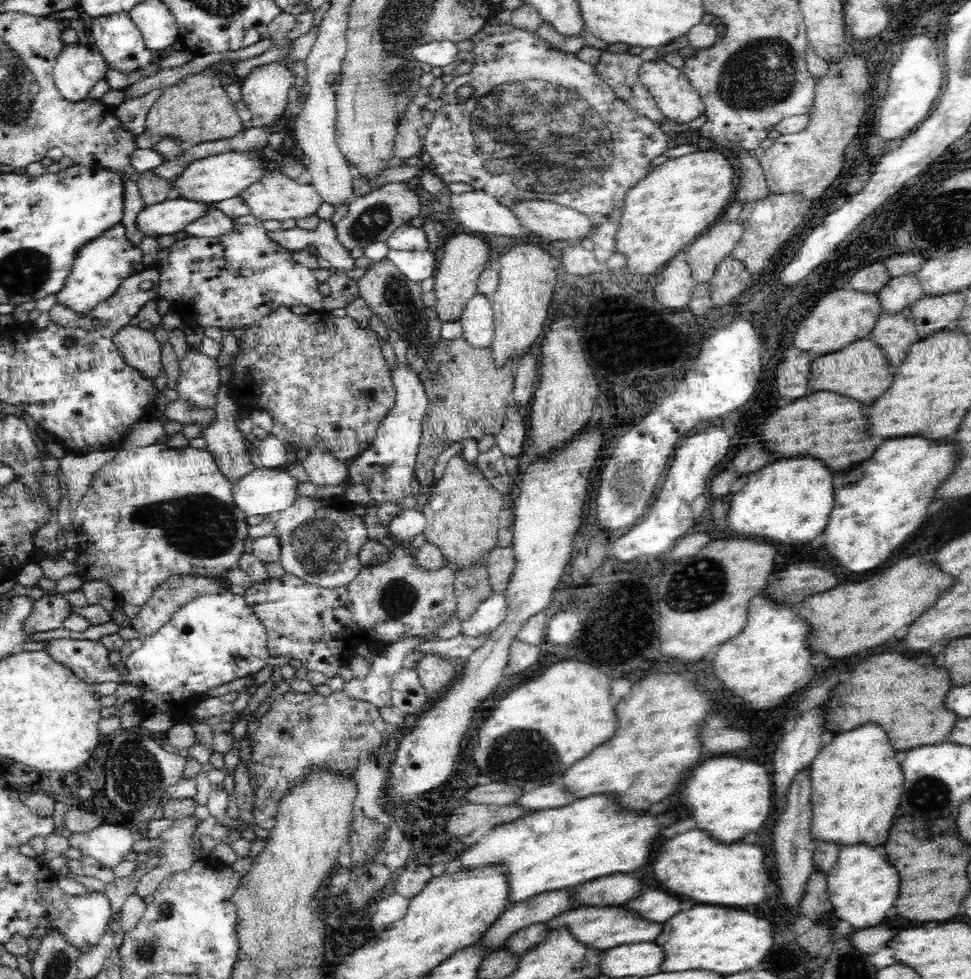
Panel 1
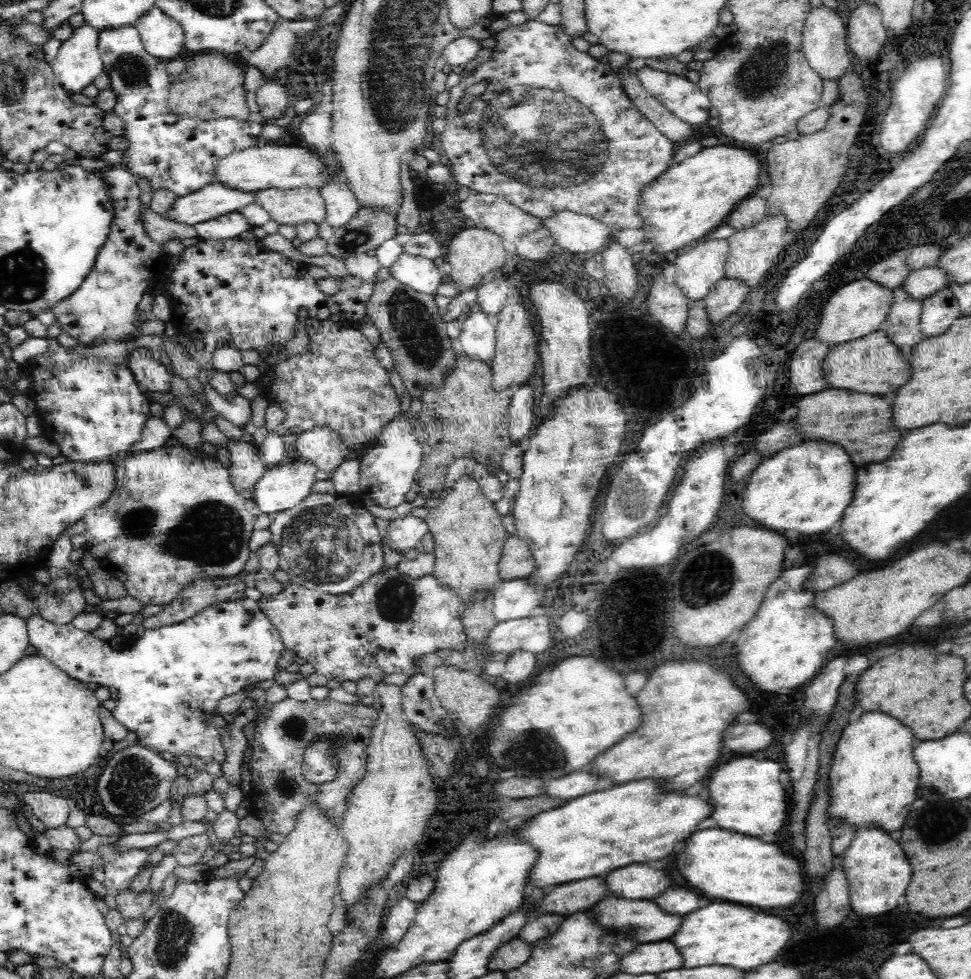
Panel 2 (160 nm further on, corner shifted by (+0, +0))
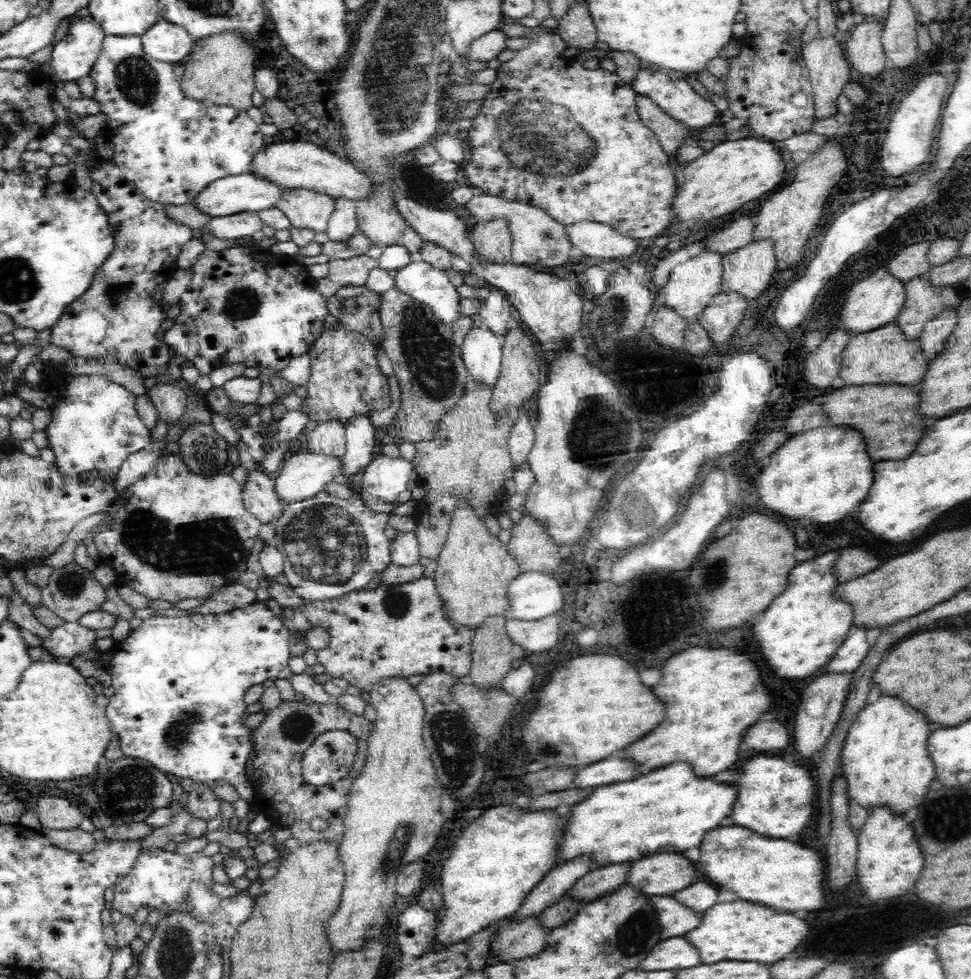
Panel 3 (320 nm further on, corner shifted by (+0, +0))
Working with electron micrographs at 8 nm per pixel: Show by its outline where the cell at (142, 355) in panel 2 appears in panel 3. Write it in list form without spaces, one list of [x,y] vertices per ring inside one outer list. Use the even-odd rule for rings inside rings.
[[[158,383],[146,392],[168,426],[174,426],[186,412],[187,390],[170,383]]]

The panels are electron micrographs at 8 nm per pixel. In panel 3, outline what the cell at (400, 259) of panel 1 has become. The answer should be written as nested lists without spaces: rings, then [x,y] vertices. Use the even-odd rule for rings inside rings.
[[[412,261],[399,268],[395,275],[395,286],[404,294],[428,305],[448,328],[454,330],[454,322],[462,318],[460,294],[448,275],[430,263]]]

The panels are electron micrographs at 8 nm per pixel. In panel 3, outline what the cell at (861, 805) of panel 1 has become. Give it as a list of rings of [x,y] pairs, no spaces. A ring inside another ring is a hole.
[[[896,697],[878,698],[874,703],[867,704],[852,721],[841,749],[842,766],[845,780],[845,796],[850,794],[850,800],[866,807],[868,810],[884,805],[889,812],[900,816],[912,814],[914,806],[924,802],[927,794],[935,782],[933,778],[933,762],[925,751],[925,743],[934,731],[932,724],[928,724],[921,712],[909,708],[908,704]]]

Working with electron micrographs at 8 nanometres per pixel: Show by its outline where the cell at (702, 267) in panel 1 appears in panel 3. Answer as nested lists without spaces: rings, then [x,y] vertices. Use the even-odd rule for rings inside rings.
[[[702,251],[699,256],[689,258],[674,267],[670,280],[664,284],[658,300],[673,308],[687,322],[697,320],[703,310],[710,304],[712,296],[721,292],[723,275],[723,255],[719,251]]]

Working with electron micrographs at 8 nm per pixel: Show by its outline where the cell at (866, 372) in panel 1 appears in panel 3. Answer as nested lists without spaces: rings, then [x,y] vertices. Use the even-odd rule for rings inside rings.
[[[896,321],[889,322],[872,332],[850,337],[850,342],[841,351],[840,376],[848,386],[862,385],[917,385],[928,367],[920,341],[904,337]]]

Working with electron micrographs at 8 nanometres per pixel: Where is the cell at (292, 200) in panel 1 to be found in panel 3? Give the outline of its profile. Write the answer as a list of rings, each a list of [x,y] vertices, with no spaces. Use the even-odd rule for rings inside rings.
[[[285,189],[273,206],[286,214],[293,227],[314,232],[326,232],[334,208],[328,194],[306,189]]]

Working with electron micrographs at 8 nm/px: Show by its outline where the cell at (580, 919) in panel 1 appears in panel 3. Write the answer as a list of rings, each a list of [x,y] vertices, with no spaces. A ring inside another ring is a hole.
[[[671,895],[654,896],[650,898],[652,907],[658,912],[658,920],[662,926],[662,938],[674,938],[684,936],[696,922],[700,922],[700,912],[688,910],[686,906],[673,900]]]

